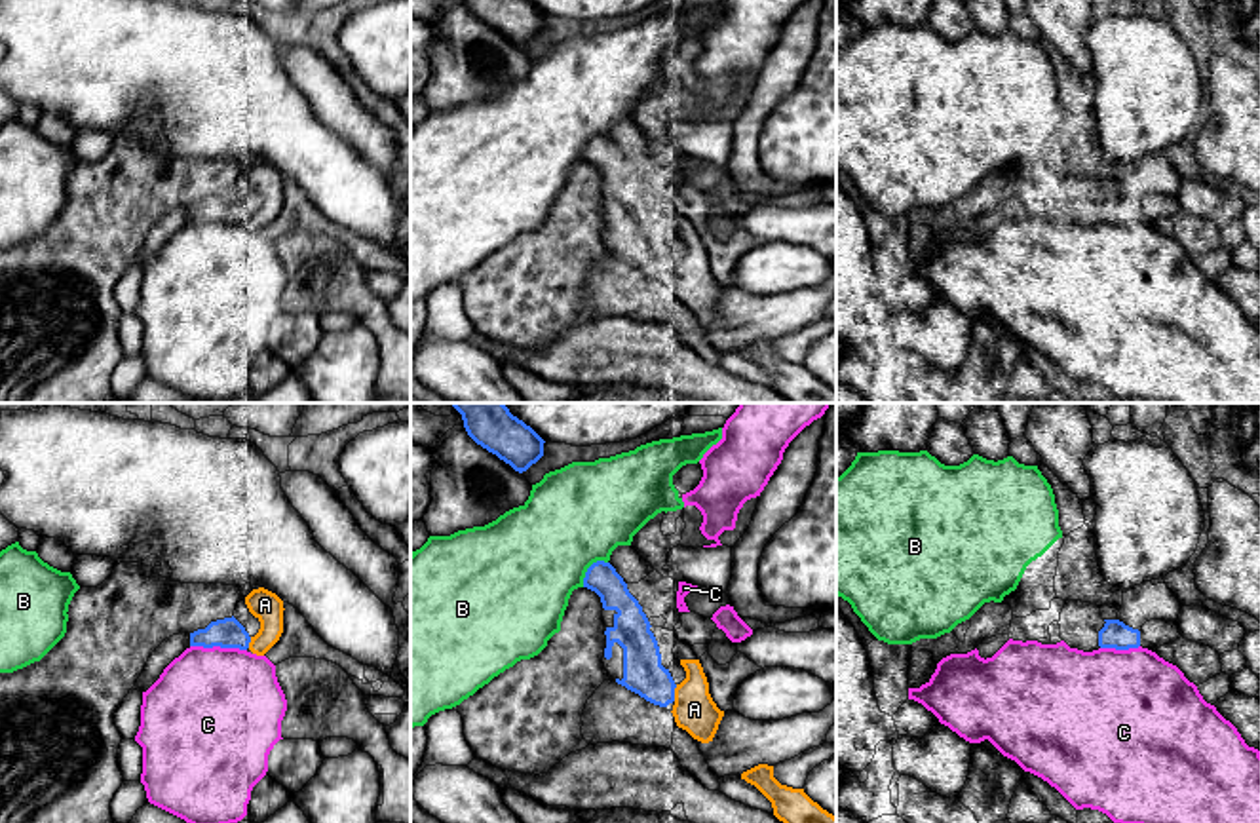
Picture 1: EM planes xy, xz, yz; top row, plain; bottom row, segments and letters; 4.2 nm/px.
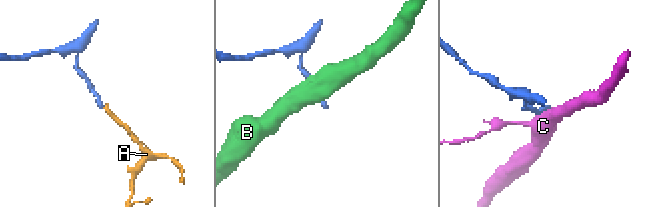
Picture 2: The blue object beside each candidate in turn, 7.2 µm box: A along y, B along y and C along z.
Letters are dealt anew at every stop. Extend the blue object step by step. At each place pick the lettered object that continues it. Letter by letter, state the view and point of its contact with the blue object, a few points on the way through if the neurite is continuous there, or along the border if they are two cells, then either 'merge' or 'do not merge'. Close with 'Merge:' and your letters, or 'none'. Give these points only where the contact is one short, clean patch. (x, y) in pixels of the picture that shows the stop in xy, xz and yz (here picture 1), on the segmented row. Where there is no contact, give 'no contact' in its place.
A: meets blue in xz at (673, 692); merge
B: meets blue in xz at (588, 569); do not merge
C: meets blue in xy at (219, 645); border along xy (190, 645), (238, 647), (246, 650); do not merge
Merge: A

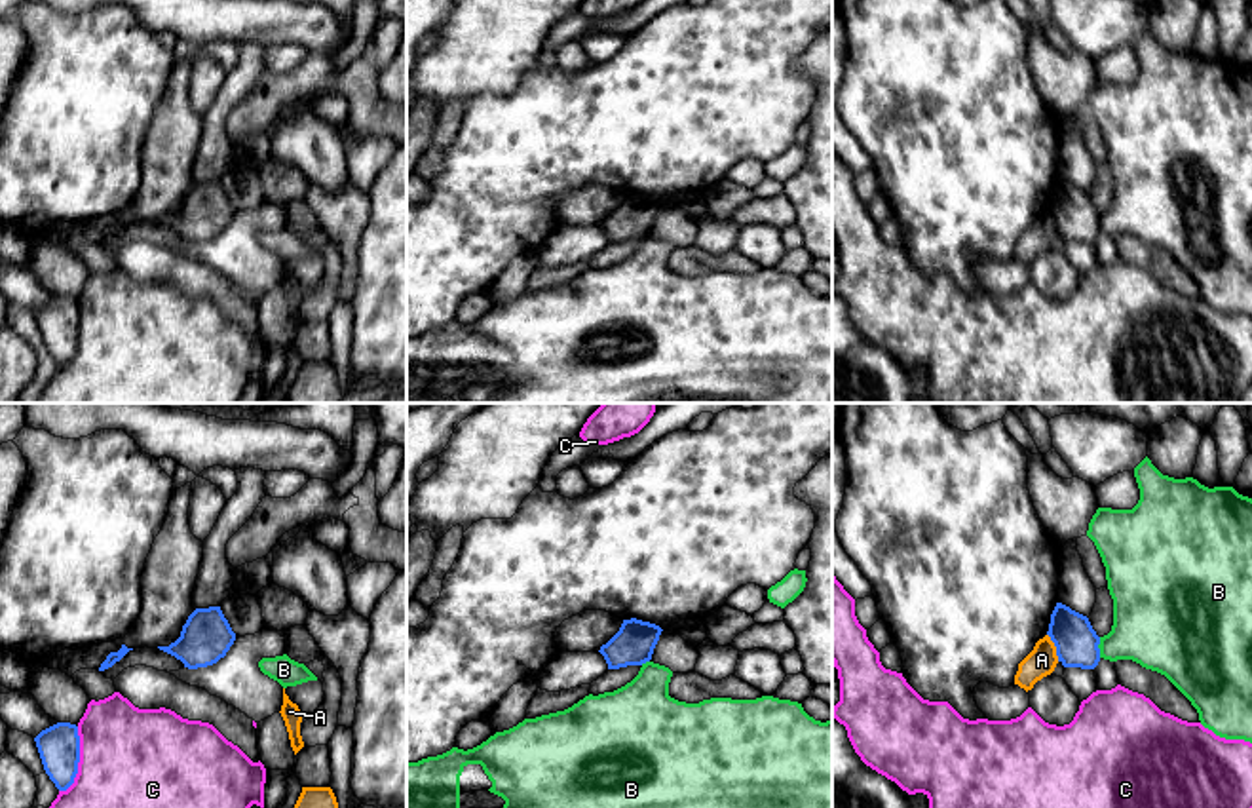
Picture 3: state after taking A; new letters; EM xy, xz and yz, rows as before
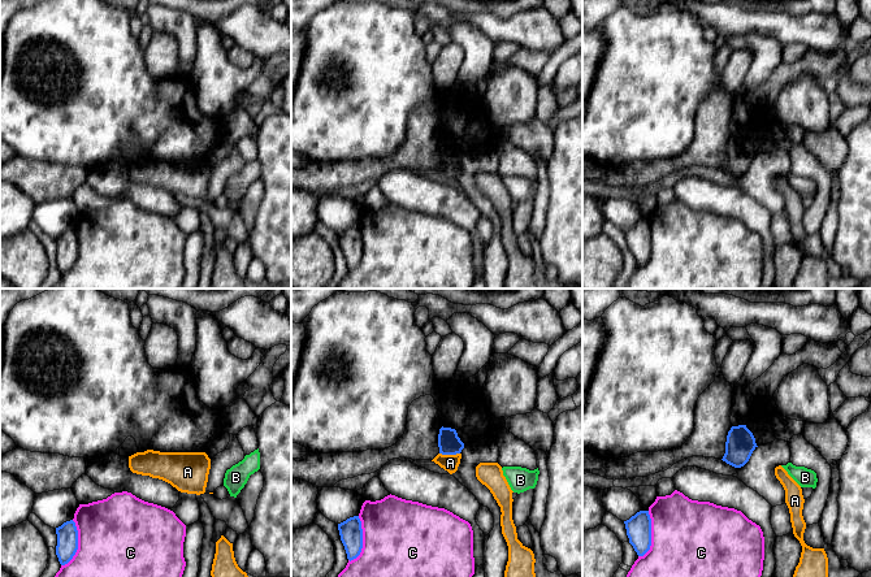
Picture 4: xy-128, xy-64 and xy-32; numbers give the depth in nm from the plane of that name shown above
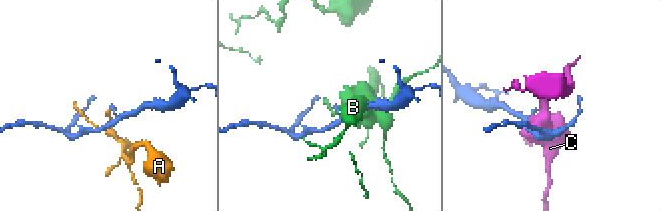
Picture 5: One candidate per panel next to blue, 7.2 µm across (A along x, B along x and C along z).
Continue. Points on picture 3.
A: meets blue in yz at (1055, 645); border along yz (1047, 634), (1059, 660); do not merge
B: meets blue in yz at (1097, 647); do not merge
C: meets blue in xy at (78, 761); do not merge
Merge: none

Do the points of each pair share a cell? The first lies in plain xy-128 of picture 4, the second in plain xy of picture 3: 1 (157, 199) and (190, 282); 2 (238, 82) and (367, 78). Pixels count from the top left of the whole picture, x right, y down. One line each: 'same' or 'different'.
1: same
2: different

